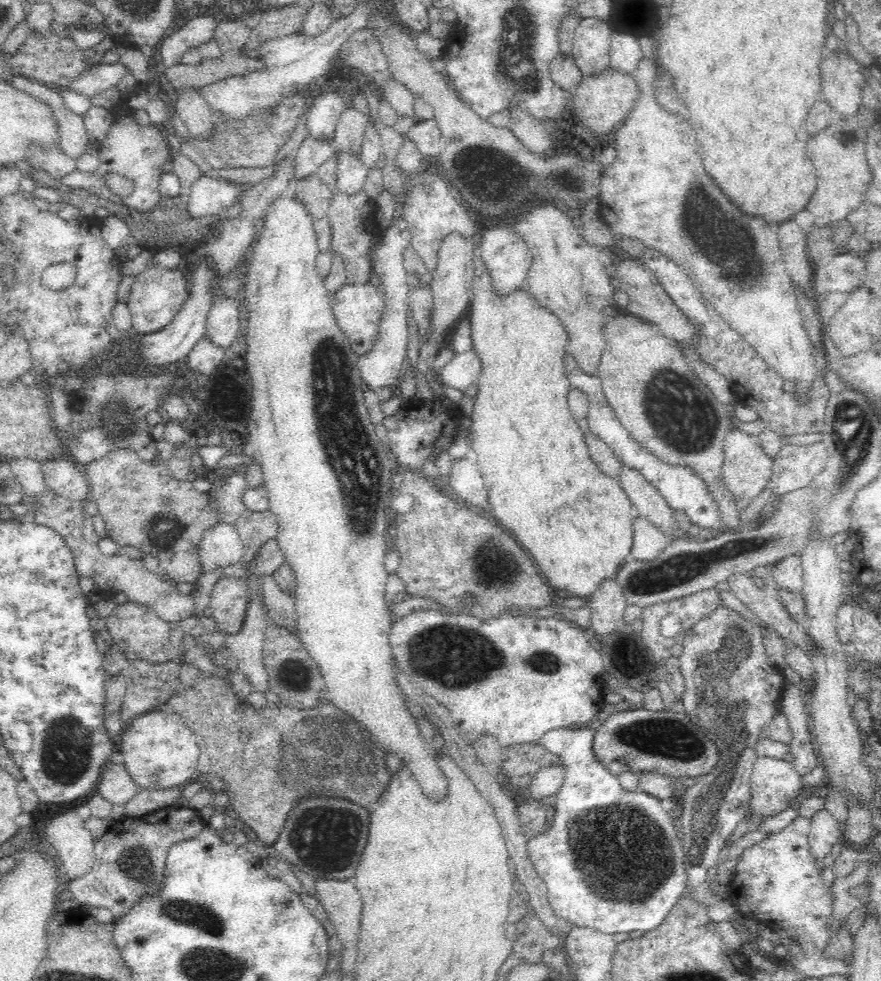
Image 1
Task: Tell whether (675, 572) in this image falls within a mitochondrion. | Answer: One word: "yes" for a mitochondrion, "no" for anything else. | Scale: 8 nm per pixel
yes

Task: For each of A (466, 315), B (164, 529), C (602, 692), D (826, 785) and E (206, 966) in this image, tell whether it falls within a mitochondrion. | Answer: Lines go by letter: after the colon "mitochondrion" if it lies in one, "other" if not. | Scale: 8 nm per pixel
A: other
B: mitochondrion
C: other
D: other
E: mitochondrion

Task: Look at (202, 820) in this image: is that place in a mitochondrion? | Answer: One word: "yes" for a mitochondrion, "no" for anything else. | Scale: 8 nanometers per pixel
no

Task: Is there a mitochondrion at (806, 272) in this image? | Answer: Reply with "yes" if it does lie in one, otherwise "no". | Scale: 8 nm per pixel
no

